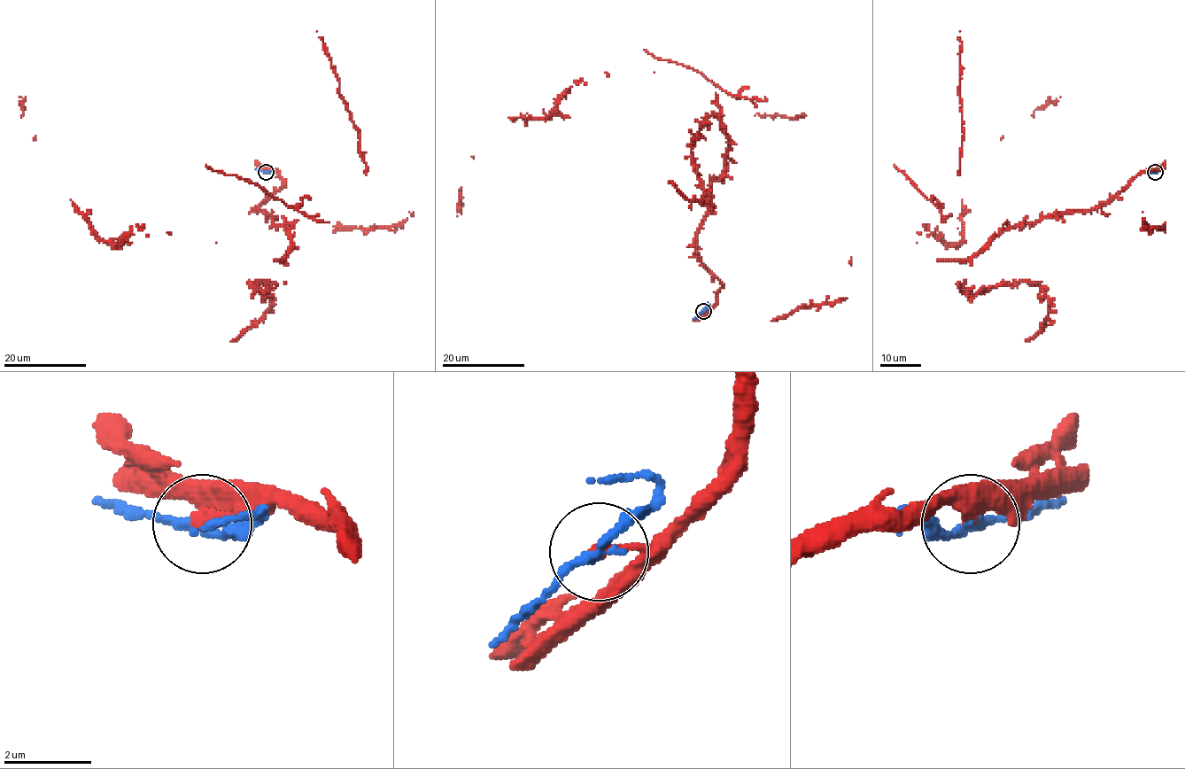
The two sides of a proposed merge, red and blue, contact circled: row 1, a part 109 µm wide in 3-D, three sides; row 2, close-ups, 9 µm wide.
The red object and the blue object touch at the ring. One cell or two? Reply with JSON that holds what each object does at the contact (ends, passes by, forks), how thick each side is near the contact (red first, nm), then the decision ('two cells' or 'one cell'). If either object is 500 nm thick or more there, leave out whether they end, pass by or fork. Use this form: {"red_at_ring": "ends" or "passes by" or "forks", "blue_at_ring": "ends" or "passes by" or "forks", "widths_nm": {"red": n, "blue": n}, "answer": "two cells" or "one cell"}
{"red_at_ring": "ends", "blue_at_ring": "passes by", "widths_nm": {"red": 260, "blue": 200}, "answer": "two cells"}

